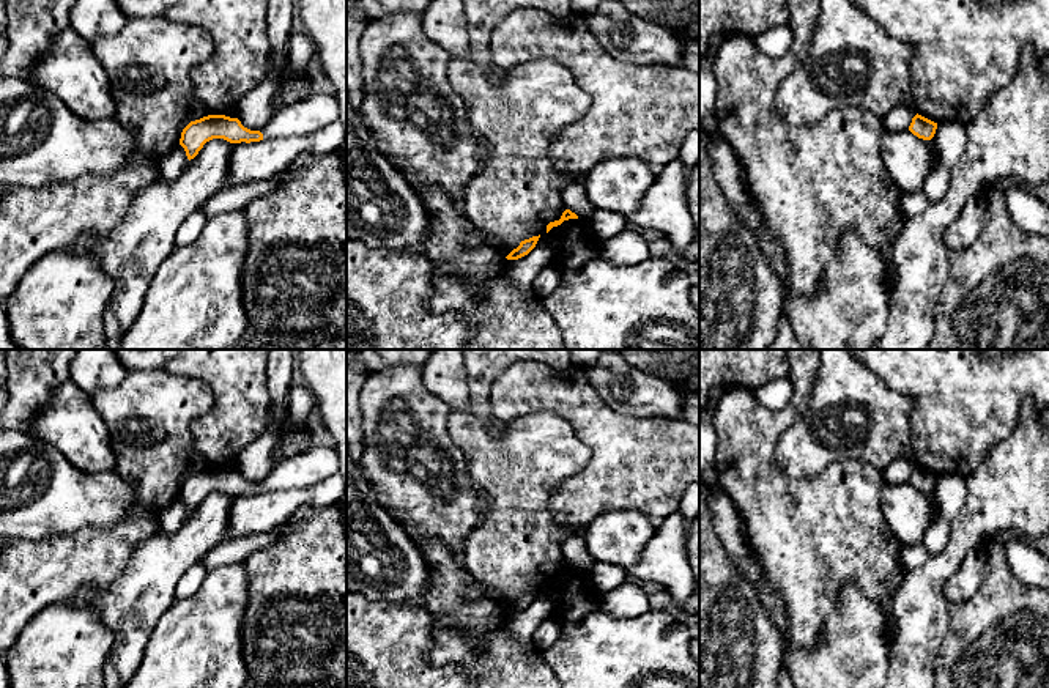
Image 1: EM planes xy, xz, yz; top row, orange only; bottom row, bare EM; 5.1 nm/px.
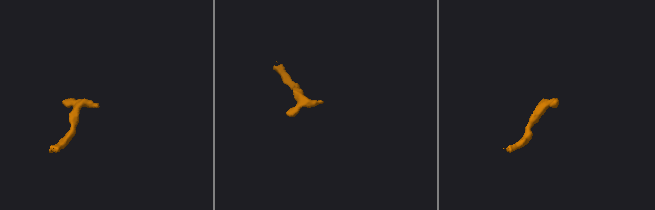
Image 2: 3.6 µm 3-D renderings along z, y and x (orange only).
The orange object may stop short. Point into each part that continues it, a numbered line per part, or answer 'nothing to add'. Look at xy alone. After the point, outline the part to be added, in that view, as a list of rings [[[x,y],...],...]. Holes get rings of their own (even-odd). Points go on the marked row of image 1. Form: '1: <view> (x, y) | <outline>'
1: xy (317, 110) | [[[313,93],[282,110],[274,112],[261,129],[263,140],[282,137],[306,137],[339,120],[339,102],[334,94]]]

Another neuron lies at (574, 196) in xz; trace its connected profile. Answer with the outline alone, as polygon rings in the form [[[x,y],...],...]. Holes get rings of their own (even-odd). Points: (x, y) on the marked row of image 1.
[[[572,183],[562,187],[561,198],[567,209],[581,219],[591,219],[595,206],[588,200],[583,183]]]

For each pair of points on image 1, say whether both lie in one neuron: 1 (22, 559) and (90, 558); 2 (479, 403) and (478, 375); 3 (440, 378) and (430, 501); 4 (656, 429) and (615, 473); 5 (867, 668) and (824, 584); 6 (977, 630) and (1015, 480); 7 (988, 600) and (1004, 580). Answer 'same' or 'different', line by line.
1: same
2: same
3: different
4: same
5: different
6: different
7: same

